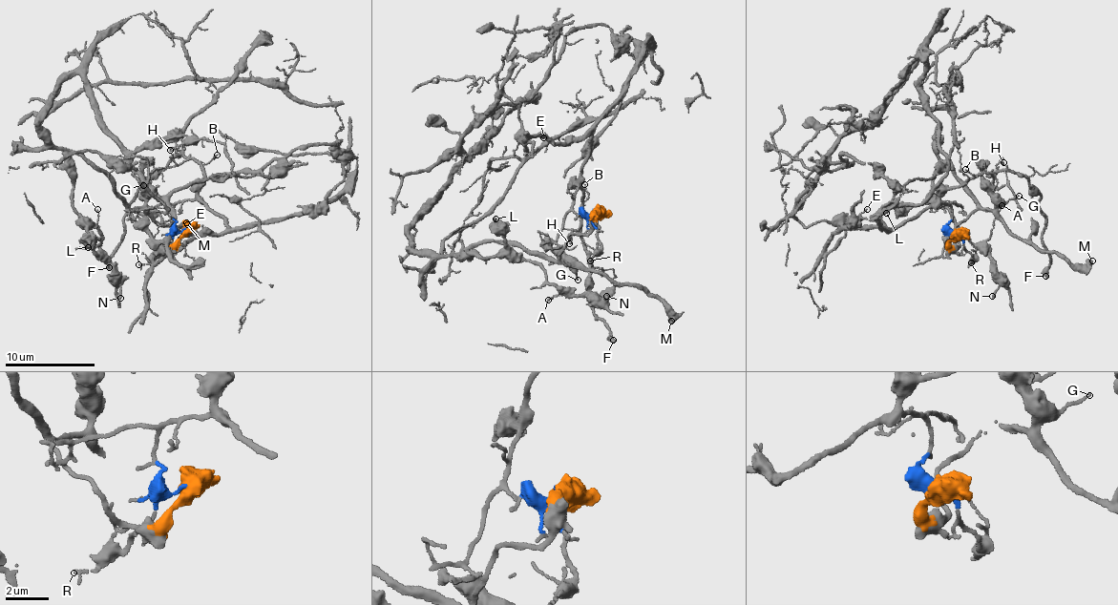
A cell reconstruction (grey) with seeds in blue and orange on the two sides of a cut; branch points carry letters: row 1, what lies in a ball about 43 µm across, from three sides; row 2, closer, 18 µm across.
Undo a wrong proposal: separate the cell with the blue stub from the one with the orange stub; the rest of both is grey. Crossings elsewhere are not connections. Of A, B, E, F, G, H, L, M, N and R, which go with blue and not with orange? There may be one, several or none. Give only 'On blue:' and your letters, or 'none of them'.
On blue: B, E, F, H, R

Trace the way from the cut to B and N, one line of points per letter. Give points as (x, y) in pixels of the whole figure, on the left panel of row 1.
B: (185, 229), (179, 232), (175, 226), (174, 206), (197, 196), (203, 166), (218, 155)
N: (185, 229), (162, 245), (102, 171), (72, 155), (73, 203), (98, 230), (94, 252), (121, 286), (120, 299)

